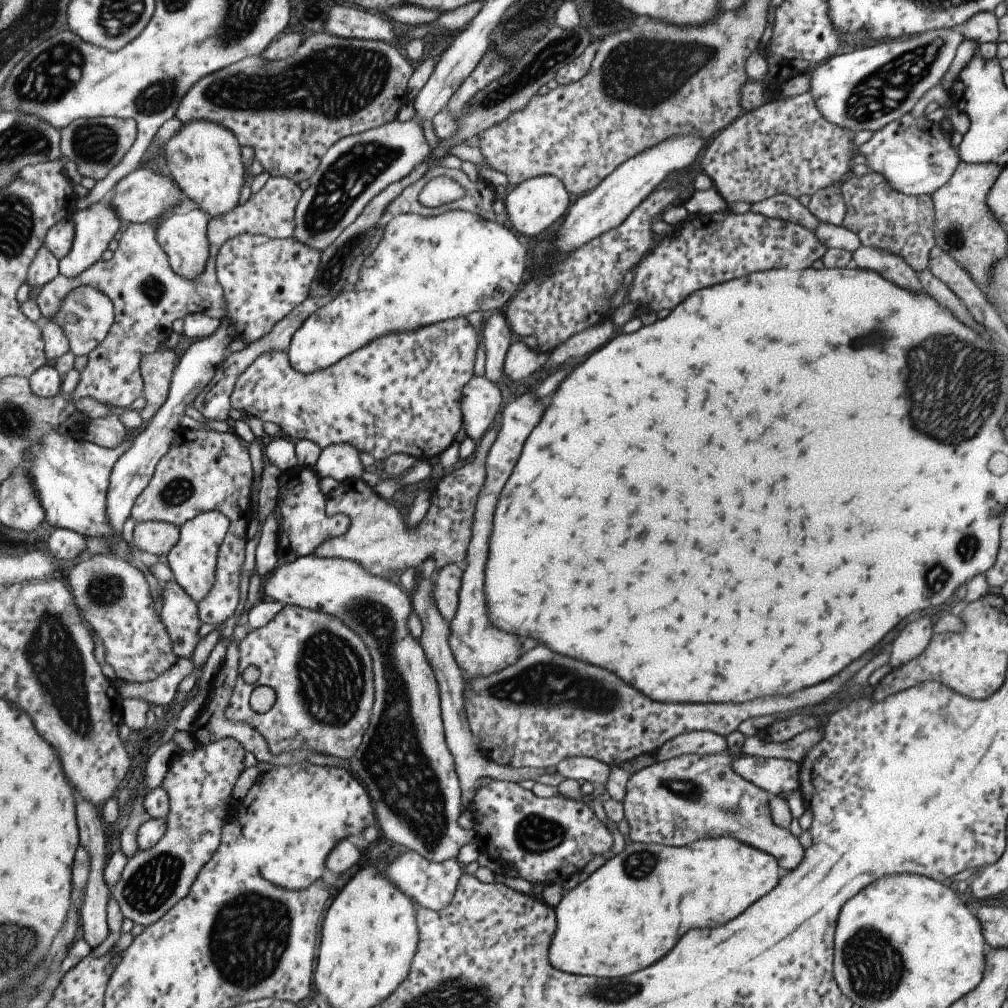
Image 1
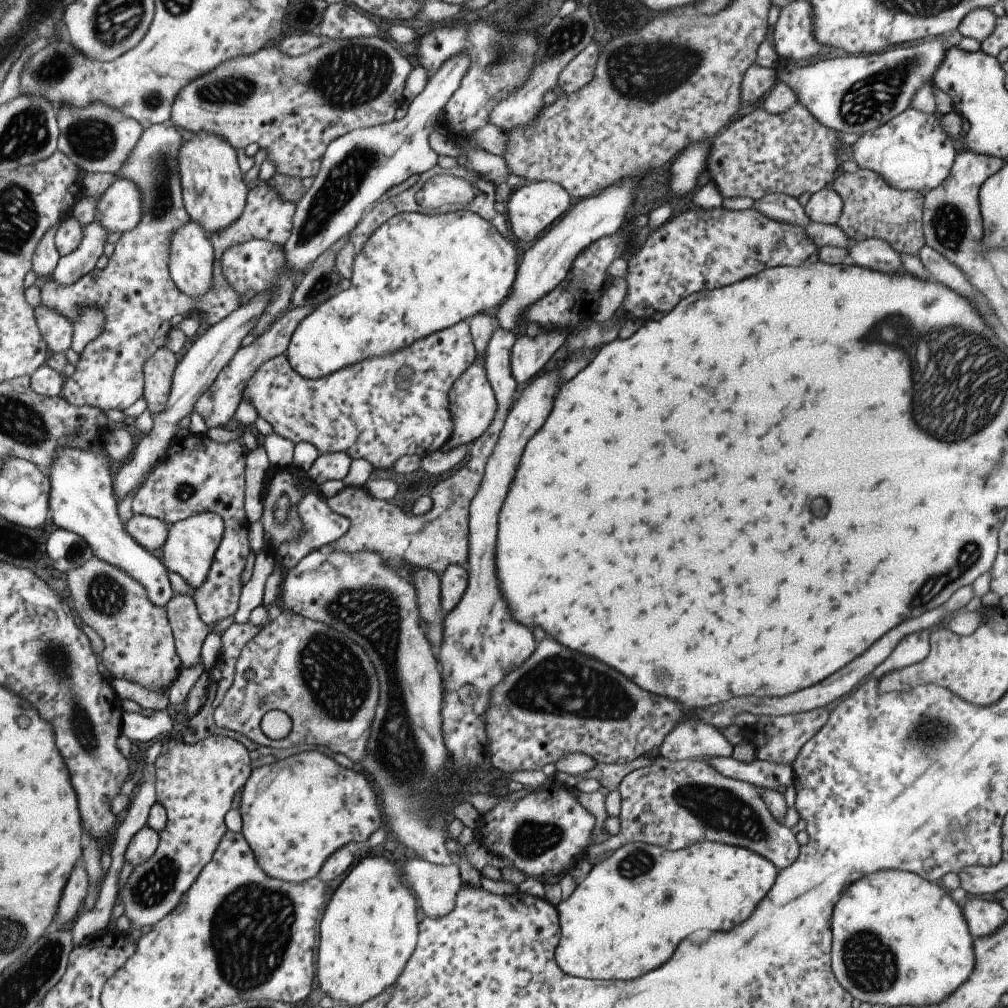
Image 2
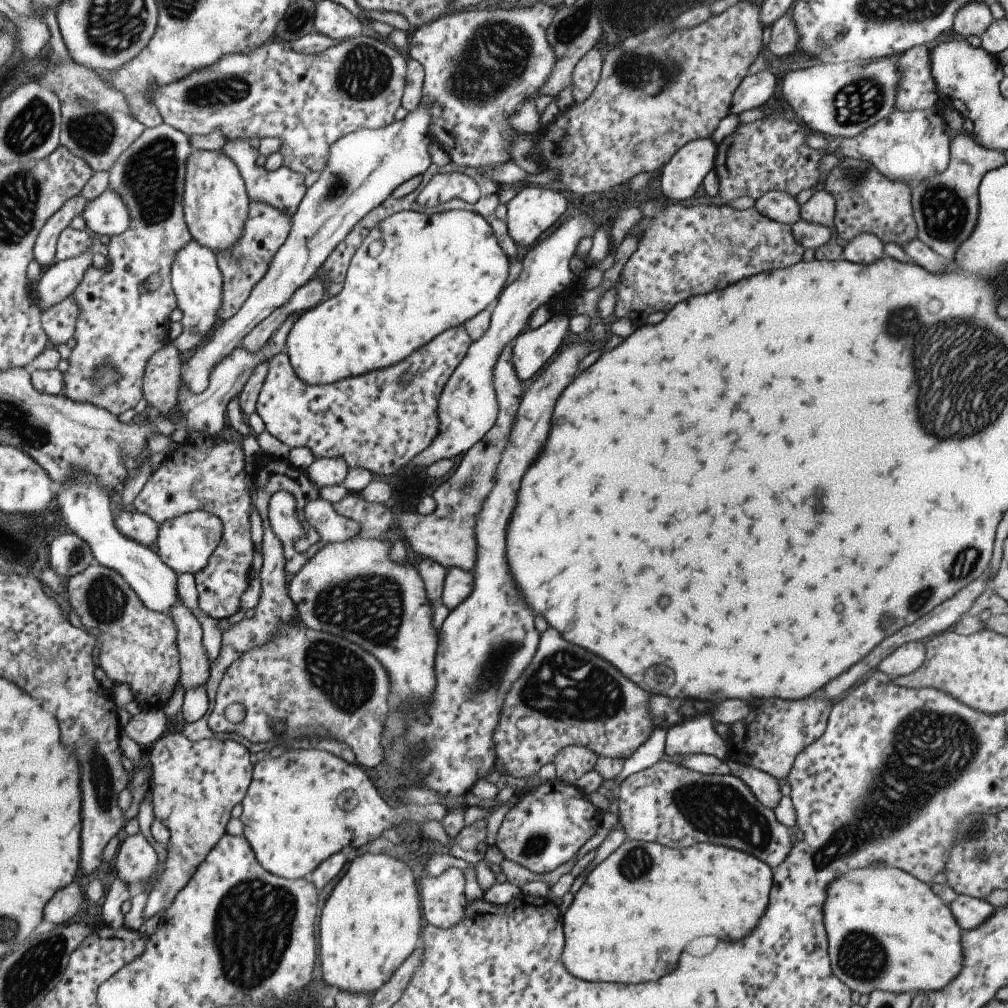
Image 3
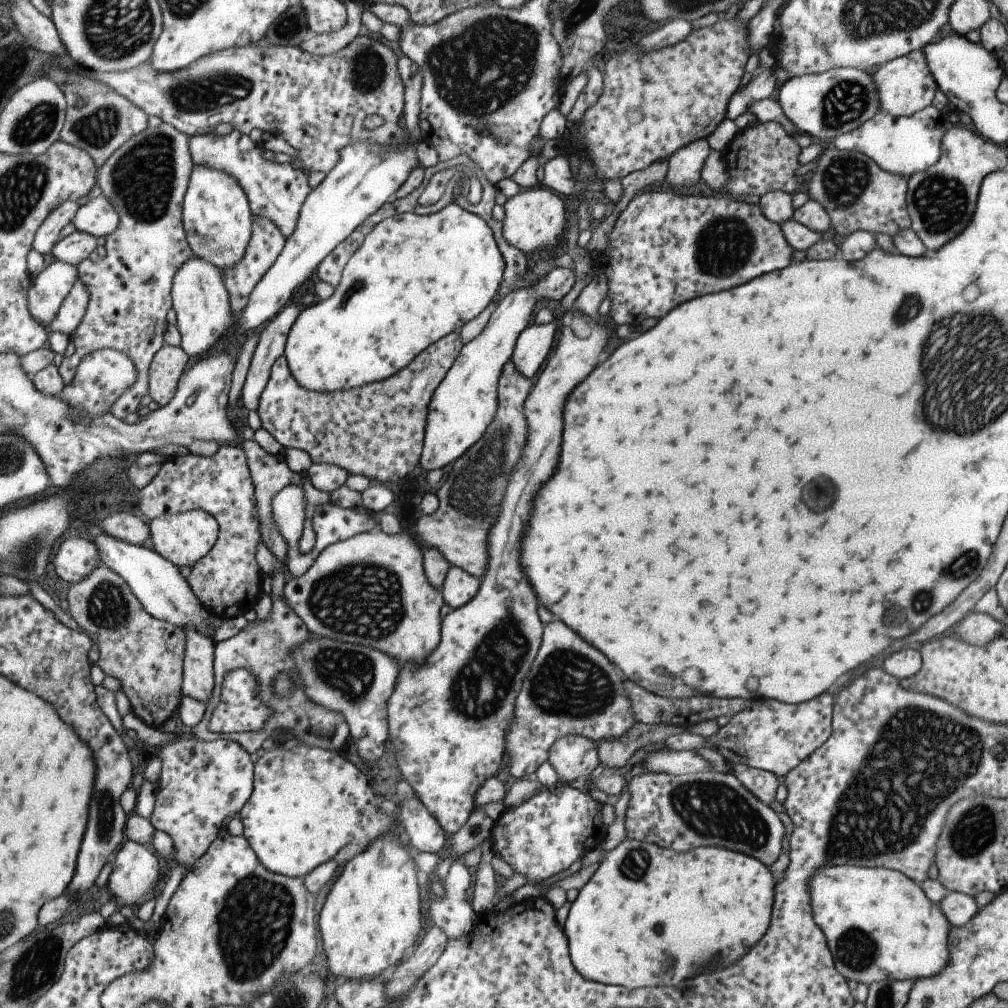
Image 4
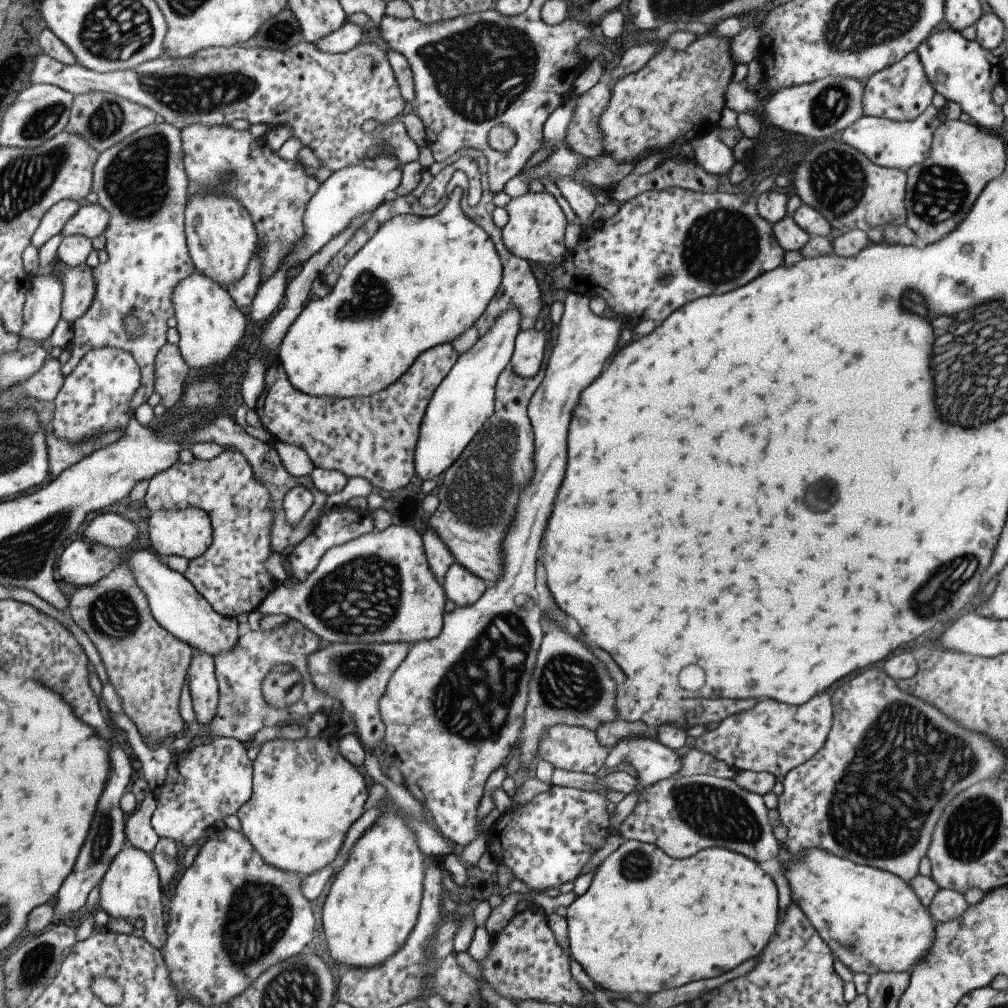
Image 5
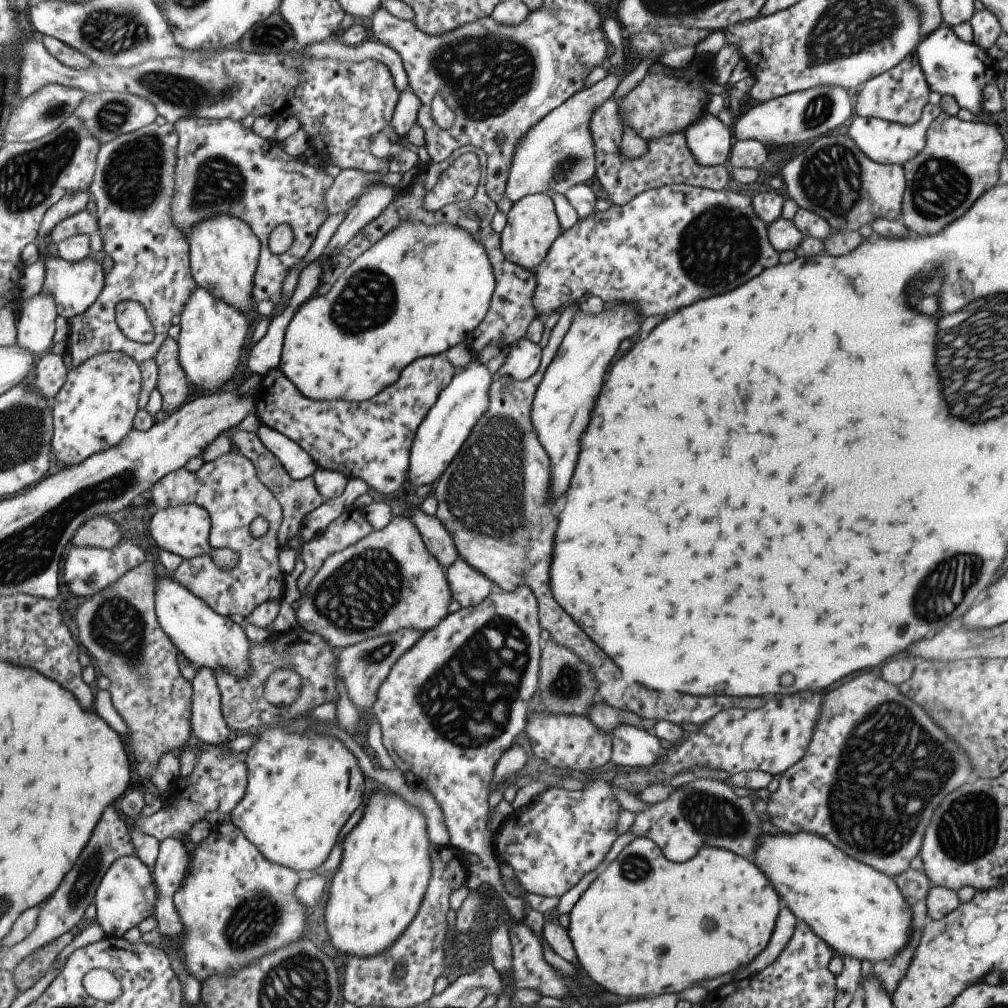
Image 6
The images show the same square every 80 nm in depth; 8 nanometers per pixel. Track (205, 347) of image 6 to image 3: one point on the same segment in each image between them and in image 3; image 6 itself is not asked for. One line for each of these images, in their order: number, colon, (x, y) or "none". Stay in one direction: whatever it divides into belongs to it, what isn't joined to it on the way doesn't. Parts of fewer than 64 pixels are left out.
3: (197, 278)
4: (204, 313)
5: (210, 326)

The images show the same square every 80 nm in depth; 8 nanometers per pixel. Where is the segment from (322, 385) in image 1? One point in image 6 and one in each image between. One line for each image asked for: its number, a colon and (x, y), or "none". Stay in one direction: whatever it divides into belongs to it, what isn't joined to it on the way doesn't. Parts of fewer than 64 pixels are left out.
2: (381, 409)
3: (379, 421)
4: (376, 430)
5: (373, 437)
6: (370, 440)

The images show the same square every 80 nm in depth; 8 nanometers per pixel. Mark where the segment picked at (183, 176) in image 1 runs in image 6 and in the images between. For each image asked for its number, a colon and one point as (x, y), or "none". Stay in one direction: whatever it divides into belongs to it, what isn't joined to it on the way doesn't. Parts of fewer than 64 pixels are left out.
2: (215, 193)
3: (216, 203)
4: (217, 218)
5: (222, 239)
6: (224, 251)

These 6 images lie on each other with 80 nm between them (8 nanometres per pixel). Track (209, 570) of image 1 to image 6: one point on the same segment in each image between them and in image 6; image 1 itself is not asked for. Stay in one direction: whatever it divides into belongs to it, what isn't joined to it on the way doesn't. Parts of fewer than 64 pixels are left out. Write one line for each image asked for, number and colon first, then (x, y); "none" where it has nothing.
2: (190, 549)
3: (186, 543)
4: (184, 538)
5: (188, 532)
6: (185, 530)

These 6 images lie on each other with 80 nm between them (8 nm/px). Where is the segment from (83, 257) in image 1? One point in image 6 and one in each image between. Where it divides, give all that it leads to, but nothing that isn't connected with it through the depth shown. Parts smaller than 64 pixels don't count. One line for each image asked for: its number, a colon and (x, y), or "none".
2: (71, 268)
3: (60, 280)
4: (51, 287)
5: (43, 310)
6: (36, 319)

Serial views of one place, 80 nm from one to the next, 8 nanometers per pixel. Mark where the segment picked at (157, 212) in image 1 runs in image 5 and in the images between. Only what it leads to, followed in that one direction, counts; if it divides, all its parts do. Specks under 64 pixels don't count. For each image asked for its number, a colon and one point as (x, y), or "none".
2: (119, 208)
3: (108, 215)
4: (98, 217)
5: (91, 220)

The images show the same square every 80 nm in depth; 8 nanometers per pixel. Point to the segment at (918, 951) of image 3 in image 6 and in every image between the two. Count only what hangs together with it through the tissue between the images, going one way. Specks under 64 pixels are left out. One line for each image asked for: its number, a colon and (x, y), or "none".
4: (879, 926)
5: (872, 921)
6: (858, 911)

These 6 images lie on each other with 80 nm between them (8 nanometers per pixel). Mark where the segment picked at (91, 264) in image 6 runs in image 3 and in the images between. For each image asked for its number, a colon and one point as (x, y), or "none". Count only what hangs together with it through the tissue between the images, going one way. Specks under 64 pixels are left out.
3: (60, 322)
4: (74, 309)
5: (80, 286)

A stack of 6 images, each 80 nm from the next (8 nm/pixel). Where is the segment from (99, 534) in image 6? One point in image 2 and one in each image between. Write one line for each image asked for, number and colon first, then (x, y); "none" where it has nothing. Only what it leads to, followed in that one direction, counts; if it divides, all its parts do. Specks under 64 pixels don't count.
2: (150, 532)
3: (141, 527)
4: (124, 526)
5: (111, 530)

